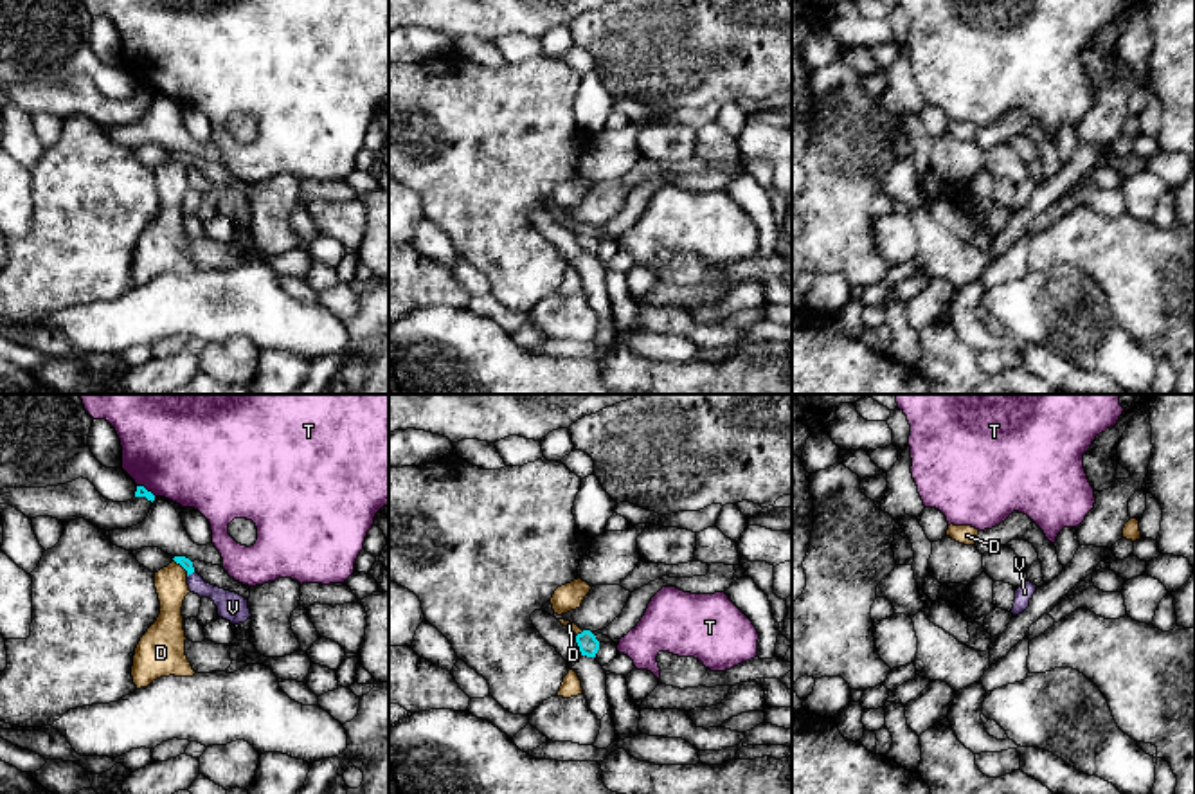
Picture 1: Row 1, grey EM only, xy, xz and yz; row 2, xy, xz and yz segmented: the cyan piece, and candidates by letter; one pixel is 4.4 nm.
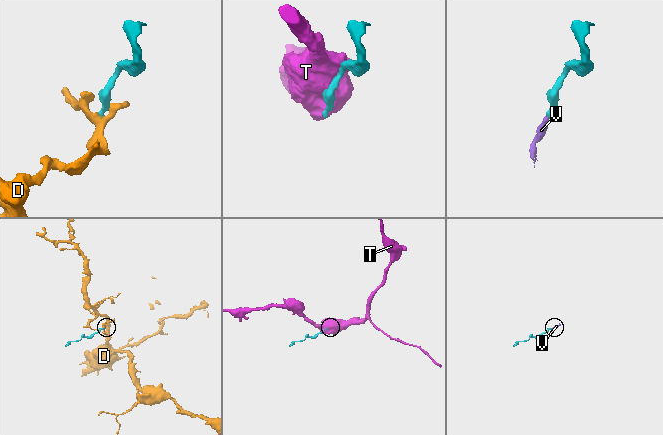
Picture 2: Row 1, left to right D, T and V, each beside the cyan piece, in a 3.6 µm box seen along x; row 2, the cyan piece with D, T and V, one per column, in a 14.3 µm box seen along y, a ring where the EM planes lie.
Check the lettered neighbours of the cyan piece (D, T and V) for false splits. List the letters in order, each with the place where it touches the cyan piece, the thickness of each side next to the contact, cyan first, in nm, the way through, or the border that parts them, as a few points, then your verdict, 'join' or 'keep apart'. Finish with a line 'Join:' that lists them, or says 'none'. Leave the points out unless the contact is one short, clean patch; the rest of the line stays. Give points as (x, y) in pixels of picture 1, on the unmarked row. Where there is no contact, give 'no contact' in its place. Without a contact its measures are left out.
D: contact xy (182, 162); calibres 50 and 140 nm; border xy (173, 155), (188, 171); keep apart
T: contact xy (144, 85); calibres 50 and 440 nm; border xy (137, 81), (143, 81), (155, 92); keep apart
V: contact xy (191, 170); calibres 50 and 130 nm; way xy (182, 157), (191, 170), (233, 204); join
Join: V

